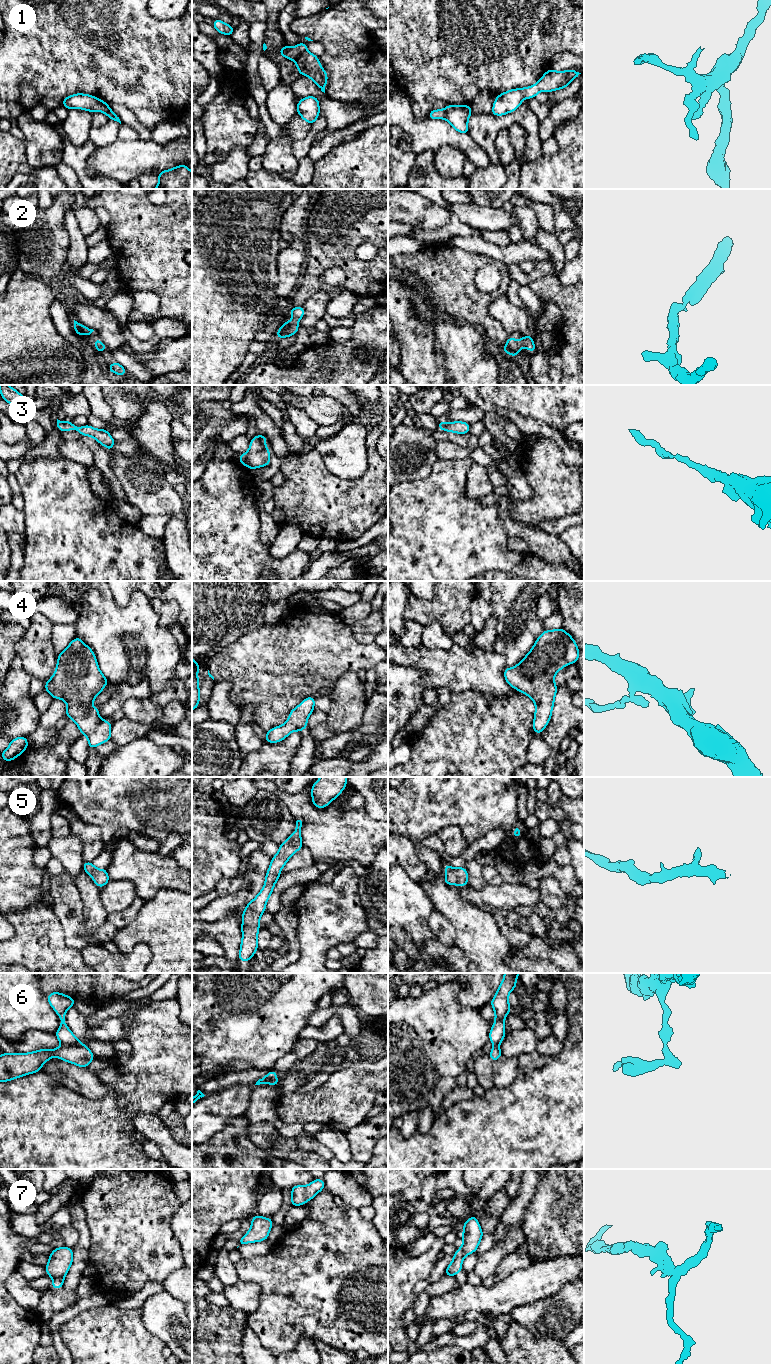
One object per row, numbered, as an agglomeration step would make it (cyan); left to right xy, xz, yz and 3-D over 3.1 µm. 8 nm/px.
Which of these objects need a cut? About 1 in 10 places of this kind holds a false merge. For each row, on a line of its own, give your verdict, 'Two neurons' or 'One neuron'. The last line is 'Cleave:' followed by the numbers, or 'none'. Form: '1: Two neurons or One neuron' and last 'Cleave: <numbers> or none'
1: Two neurons
2: One neuron
3: One neuron
4: One neuron
5: One neuron
6: Two neurons
7: One neuron
Cleave: 1, 6

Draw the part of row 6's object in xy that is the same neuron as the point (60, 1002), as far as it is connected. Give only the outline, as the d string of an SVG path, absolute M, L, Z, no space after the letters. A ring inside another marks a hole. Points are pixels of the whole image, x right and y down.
M52 992L47 995L47 998L50 1006L61 1020L61 1025L55 1033L57 1039L62 1044L70 1046L81 1044L65 1023L65 1013L70 1007L74 1006L75 999L59 992Z

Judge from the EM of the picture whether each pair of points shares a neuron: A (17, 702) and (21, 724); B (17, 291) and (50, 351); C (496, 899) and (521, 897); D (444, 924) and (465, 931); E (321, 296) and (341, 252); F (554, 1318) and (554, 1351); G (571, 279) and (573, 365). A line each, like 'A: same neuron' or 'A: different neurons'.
A: same neuron
B: same neuron
C: same neuron
D: different neurons
E: different neurons
F: different neurons
G: different neurons

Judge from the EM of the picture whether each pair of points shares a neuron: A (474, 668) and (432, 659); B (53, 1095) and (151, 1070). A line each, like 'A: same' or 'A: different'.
A: same
B: same

